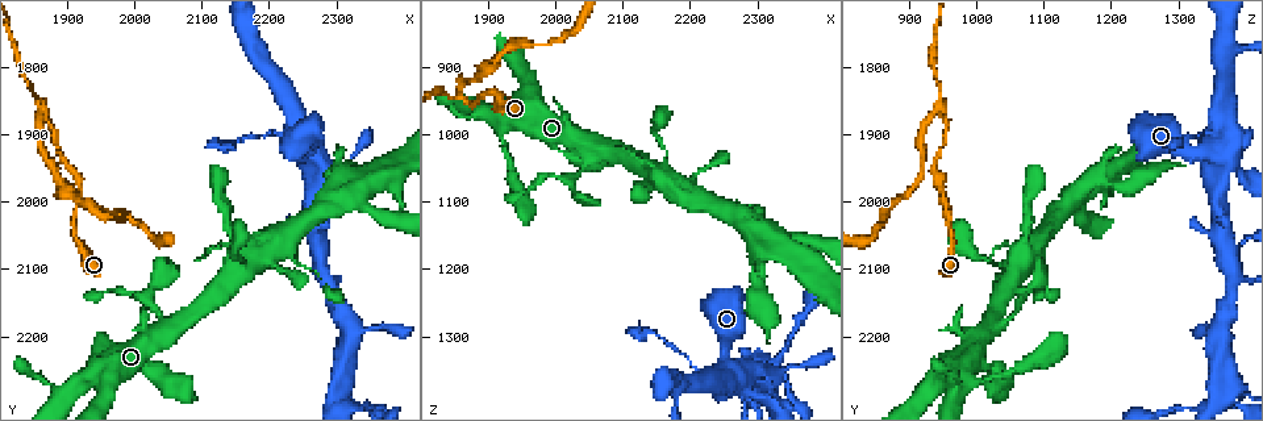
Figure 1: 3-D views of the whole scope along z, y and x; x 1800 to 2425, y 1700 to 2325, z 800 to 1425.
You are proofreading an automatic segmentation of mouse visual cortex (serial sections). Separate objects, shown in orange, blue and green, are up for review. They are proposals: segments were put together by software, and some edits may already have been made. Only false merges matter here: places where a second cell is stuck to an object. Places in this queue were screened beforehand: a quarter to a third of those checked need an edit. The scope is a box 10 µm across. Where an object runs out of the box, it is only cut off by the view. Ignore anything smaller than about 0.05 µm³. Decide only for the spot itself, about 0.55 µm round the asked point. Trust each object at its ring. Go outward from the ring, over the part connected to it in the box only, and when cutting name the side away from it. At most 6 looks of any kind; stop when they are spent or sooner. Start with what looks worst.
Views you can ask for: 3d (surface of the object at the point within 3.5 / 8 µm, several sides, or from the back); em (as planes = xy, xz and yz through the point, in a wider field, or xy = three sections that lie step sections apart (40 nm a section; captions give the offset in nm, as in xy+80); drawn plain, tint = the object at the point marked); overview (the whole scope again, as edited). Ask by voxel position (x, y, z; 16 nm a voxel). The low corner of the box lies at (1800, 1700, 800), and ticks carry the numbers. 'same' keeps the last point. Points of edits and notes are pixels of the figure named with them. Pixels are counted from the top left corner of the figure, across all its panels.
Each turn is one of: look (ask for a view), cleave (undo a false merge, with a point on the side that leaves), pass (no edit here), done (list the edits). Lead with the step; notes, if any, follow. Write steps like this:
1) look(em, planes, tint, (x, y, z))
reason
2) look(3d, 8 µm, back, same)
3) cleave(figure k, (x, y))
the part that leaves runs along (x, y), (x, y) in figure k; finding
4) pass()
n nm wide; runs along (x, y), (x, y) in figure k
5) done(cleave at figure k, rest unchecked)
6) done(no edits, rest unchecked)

look(3d, 3.5 µm, (1865, 1860, 950))
branch point

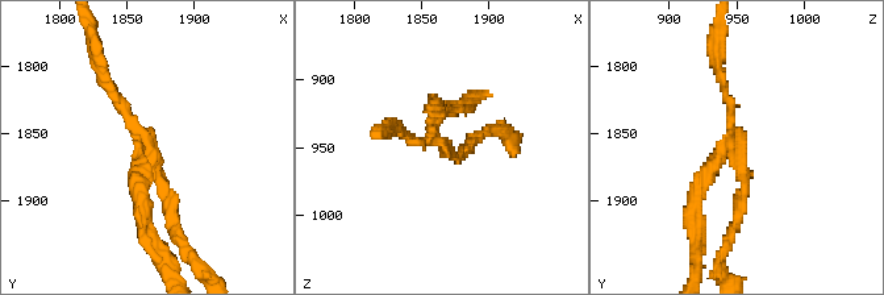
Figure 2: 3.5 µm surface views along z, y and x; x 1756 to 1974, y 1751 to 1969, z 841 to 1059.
look(em, xy, step 3, tint, (1866, 1862, 944))
3 arms; arms of 150, 150, 200 nm; shape alone is not enough

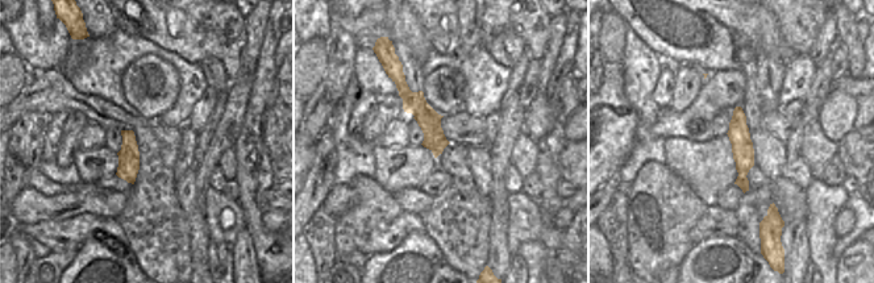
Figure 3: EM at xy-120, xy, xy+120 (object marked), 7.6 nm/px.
cleave(figure 2, (138, 186))
border along (121, 133), (133, 144), (136, 142) in figure 3; two cells meet here

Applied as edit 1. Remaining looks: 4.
look(3d, 3.5 µm, back, (2275, 1925, 1360))

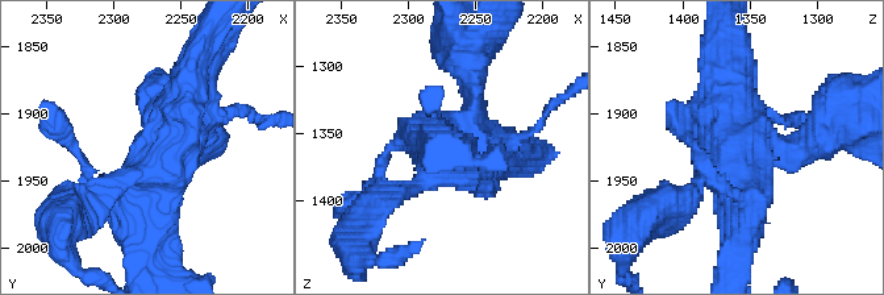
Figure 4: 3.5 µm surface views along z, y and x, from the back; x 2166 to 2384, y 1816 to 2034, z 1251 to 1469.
look(em, planes, tint, (2268, 1932, 1360))

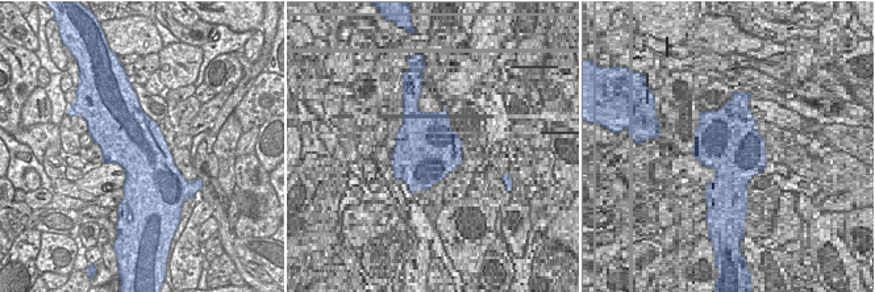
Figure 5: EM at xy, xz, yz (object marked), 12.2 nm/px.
pass()
runs along (825, 129), (741, 145), (745, 214) in figure 4; one cell here

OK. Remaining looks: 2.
done(cleave at figure 2, rest unchecked)

